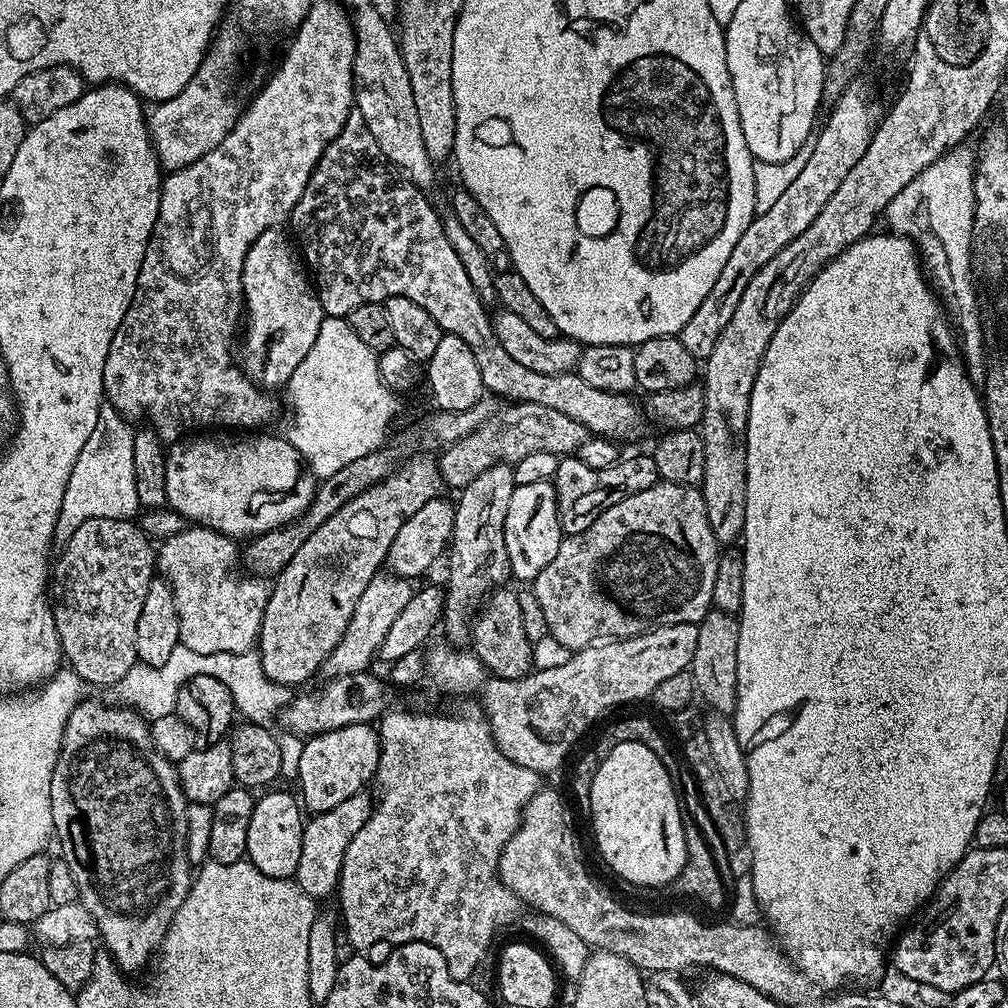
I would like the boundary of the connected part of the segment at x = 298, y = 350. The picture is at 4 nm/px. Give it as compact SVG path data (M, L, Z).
M280 228L263 231L251 244L243 263L246 334L244 353L239 353L238 360L244 375L264 390L287 385L294 370L298 370L298 362L310 354L325 317L315 285L297 249L290 246L283 232Z

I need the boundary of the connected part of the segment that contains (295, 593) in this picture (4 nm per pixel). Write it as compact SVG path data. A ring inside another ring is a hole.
M412 454L407 459L385 480L379 480L358 494L358 498L350 498L338 514L326 518L326 522L322 522L322 526L318 526L318 530L314 530L314 534L298 546L298 554L294 554L294 558L290 558L290 562L286 562L284 569L274 577L258 637L258 655L268 680L295 686L306 683L316 671L319 673L323 669L328 655L335 650L338 642L342 642L346 626L350 626L358 598L362 598L366 586L370 586L370 582L385 567L390 542L394 542L398 530L402 530L402 525L417 510L422 510L426 502L441 495L440 488L445 487L445 482L440 477L439 463L428 454Z

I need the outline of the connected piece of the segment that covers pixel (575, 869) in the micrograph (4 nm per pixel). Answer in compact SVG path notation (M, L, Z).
M548 786L541 787L539 792L534 794L534 798L530 798L530 802L524 807L524 816L520 819L520 825L516 833L510 838L510 842L506 842L506 846L500 855L500 871L498 873L500 881L508 887L511 892L517 896L525 905L528 904L529 909L535 910L537 913L553 916L558 918L560 922L566 922L566 926L570 926L570 930L574 930L574 934L578 934L578 938L582 938L582 942L586 942L589 949L599 950L601 952L609 952L610 954L618 954L622 958L626 958L635 968L643 970L645 973L651 974L653 972L674 972L677 974L684 974L687 968L708 968L704 970L711 970L713 973L722 976L733 976L734 978L746 982L750 986L754 986L754 990L758 990L762 994L766 994L770 999L776 1000L782 1006L788 1006L795 1000L800 1000L804 996L804 991L810 988L809 981L806 979L803 972L796 967L795 964L789 960L788 955L785 954L783 948L780 947L775 936L767 927L751 928L751 923L748 922L730 922L734 924L703 924L696 916L691 916L688 912L652 912L647 916L644 912L635 912L632 908L623 908L614 897L608 892L603 892L602 889L596 885L594 877L588 873L588 868L584 865L584 860L580 857L580 844L576 841L576 828L572 825L572 812L568 809L568 804L555 792L554 789Z

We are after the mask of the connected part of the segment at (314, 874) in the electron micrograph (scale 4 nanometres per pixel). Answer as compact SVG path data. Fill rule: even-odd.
M367 791L354 794L354 798L346 798L346 802L341 802L340 805L334 806L334 810L329 812L315 813L305 823L304 833L302 834L302 858L298 858L298 870L295 874L295 881L300 885L300 889L305 894L311 896L313 900L323 901L323 896L328 896L337 891L340 887L340 875L342 874L342 862L346 858L346 850L350 846L350 842L354 838L354 834L358 834L358 830L362 830L362 826L370 818L374 807L373 797L368 797Z

